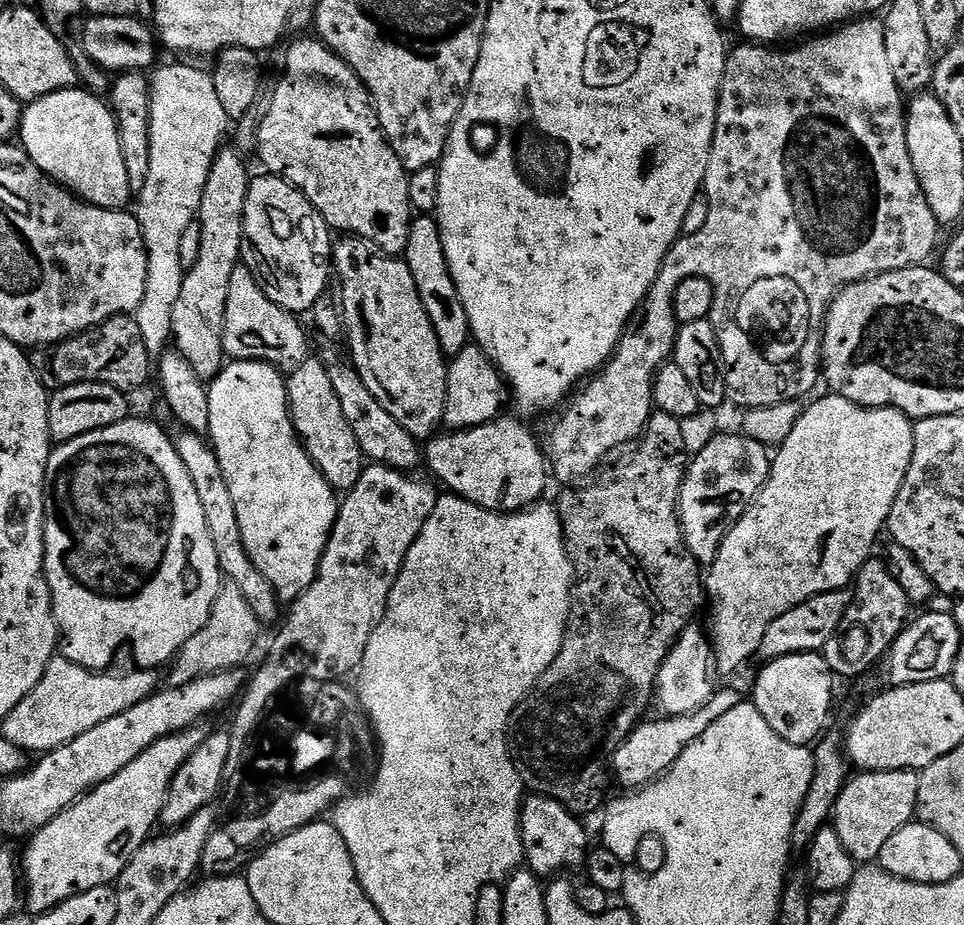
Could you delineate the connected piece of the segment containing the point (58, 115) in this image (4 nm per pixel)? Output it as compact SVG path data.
M77 86L31 101L20 117L18 140L24 152L34 162L34 166L38 166L38 170L45 172L57 184L64 185L73 196L78 196L86 203L99 208L120 210L127 205L124 203L128 199L128 203L133 199L134 194L126 178L126 162L122 162L122 142L118 142L116 118L111 107L100 100L103 99L99 95Z

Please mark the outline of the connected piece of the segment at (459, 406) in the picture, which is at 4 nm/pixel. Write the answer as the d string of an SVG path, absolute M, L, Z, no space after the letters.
M469 346L448 360L446 378L446 410L444 424L452 430L467 430L491 424L501 415L504 403L510 400L510 389L491 358L481 348Z

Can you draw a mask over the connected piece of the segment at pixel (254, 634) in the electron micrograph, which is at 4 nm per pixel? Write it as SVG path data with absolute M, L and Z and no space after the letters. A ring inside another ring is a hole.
M224 580L220 585L220 593L212 607L210 618L190 642L180 647L174 663L171 665L167 683L173 688L194 682L200 676L209 676L212 672L226 672L241 667L240 663L252 652L256 639L260 636L262 625L250 610L250 602L242 598L242 590L234 586L234 582Z

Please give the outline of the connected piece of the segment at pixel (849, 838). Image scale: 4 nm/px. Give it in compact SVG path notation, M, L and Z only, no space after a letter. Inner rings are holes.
M894 770L893 772L860 772L853 775L840 791L830 817L831 827L836 829L846 854L854 858L857 865L868 866L879 861L882 846L892 835L898 834L907 824L913 823L918 802L920 772L916 770Z

